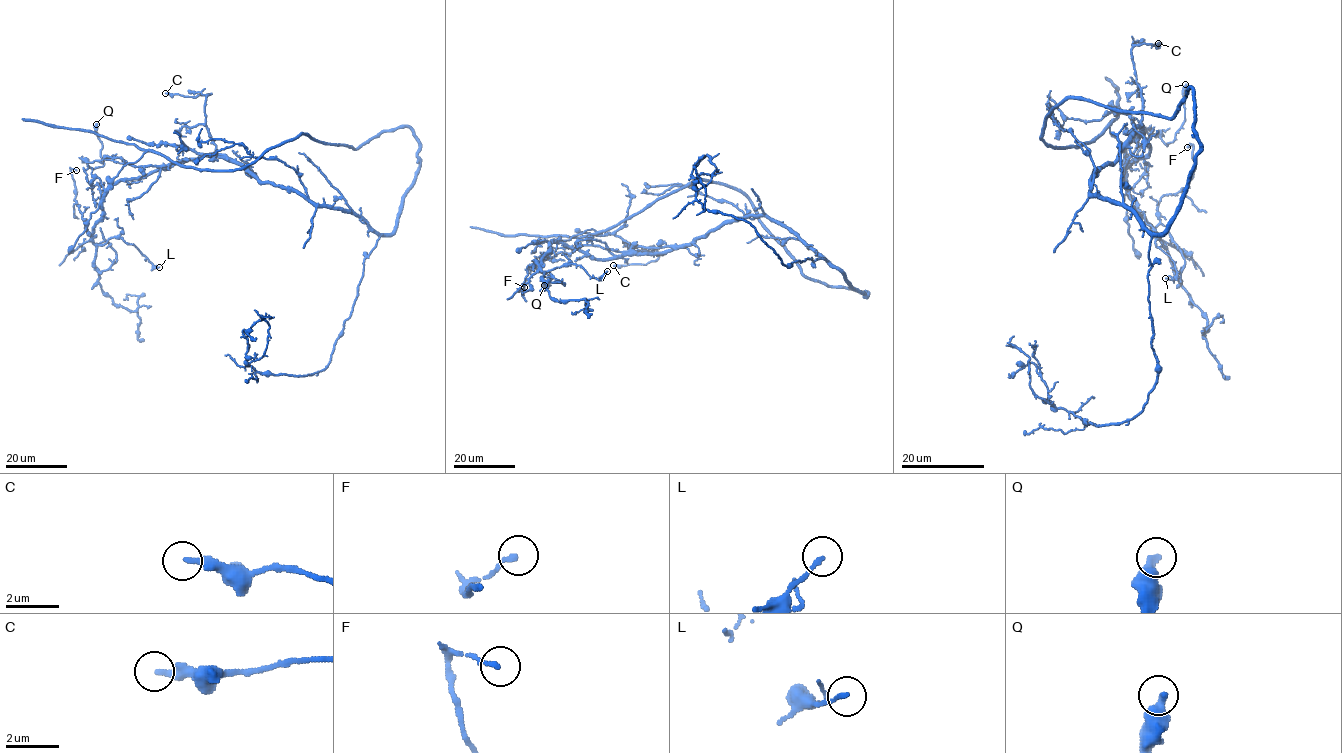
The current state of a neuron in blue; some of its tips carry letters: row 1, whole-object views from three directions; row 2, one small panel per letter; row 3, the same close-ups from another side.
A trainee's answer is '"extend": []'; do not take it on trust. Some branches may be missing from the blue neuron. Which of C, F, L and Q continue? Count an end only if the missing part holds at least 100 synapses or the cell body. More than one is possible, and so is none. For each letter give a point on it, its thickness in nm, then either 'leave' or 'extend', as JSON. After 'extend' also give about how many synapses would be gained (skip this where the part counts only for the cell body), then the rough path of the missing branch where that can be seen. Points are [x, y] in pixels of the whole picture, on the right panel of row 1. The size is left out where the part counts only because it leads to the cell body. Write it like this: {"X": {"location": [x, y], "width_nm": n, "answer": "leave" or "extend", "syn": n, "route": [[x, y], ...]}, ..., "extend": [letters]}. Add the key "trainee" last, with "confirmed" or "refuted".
{"C": {"location": [1158, 43], "width_nm": 280, "answer": "leave"}, "F": {"location": [1187, 147], "width_nm": 170, "answer": "leave"}, "L": {"location": [1165, 278], "width_nm": 160, "answer": "leave"}, "Q": {"location": [1185, 84], "width_nm": 420, "answer": "leave"}, "extend": [], "trainee": "confirmed"}

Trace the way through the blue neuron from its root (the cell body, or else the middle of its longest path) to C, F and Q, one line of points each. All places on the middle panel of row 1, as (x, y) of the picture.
C: (755, 215), (721, 225), (690, 244), (661, 254), (656, 253), (653, 245), (658, 257), (644, 265), (613, 265)
F: (755, 215), (663, 252), (594, 259), (551, 242), (541, 261), (527, 268), (524, 291), (518, 291), (524, 287)
Q: (755, 215), (663, 252), (595, 245), (558, 252), (534, 265), (551, 277), (544, 285)

